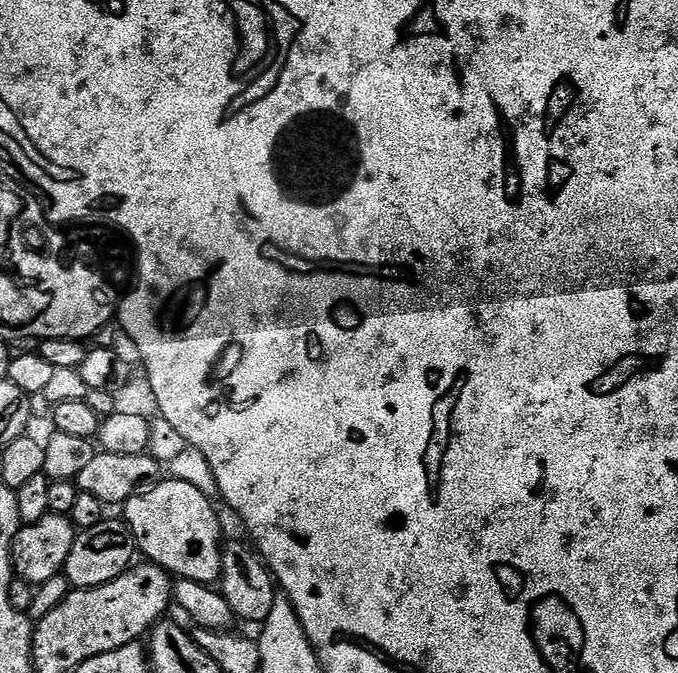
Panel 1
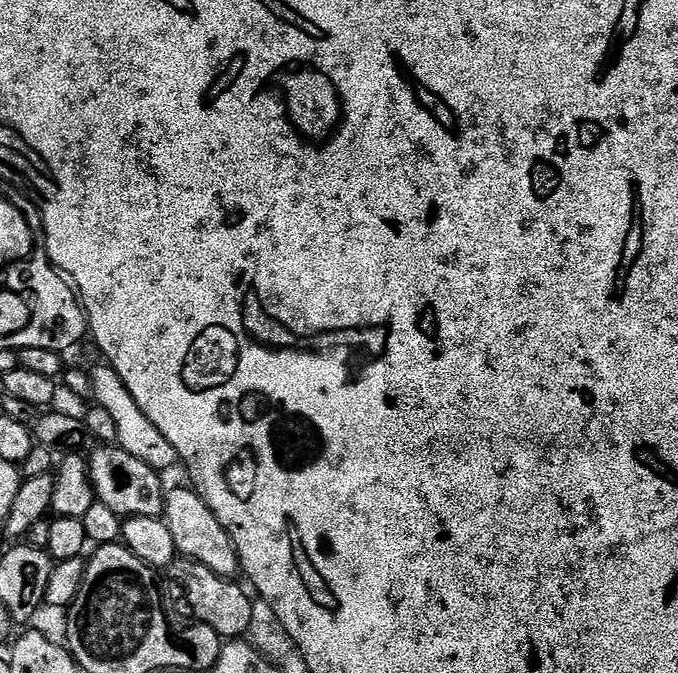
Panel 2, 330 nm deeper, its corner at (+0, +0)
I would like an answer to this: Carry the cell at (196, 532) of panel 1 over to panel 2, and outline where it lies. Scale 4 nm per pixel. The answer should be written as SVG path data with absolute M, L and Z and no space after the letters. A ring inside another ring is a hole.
M100 446L87 457L88 473L92 476L92 485L96 499L110 506L114 514L122 518L129 516L159 516L164 514L165 485L160 485L161 473L134 458L121 446Z

